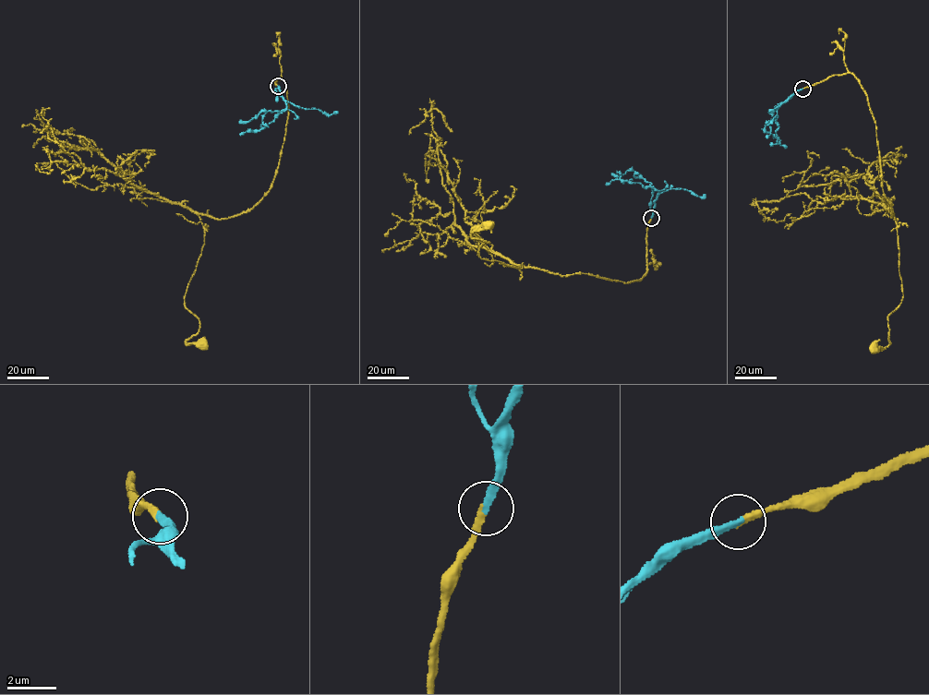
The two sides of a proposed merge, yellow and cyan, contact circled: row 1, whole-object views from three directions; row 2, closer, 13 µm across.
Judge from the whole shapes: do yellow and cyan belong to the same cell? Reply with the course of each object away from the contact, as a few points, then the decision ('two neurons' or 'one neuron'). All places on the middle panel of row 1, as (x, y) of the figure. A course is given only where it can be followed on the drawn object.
yellow via (651, 217), (645, 273), (626, 282), (486, 259), (478, 250), (488, 243), (471, 235), (488, 223) | cyan via (651, 217), (658, 190), (644, 187), (638, 183), (616, 179), (606, 185) | one neuron

